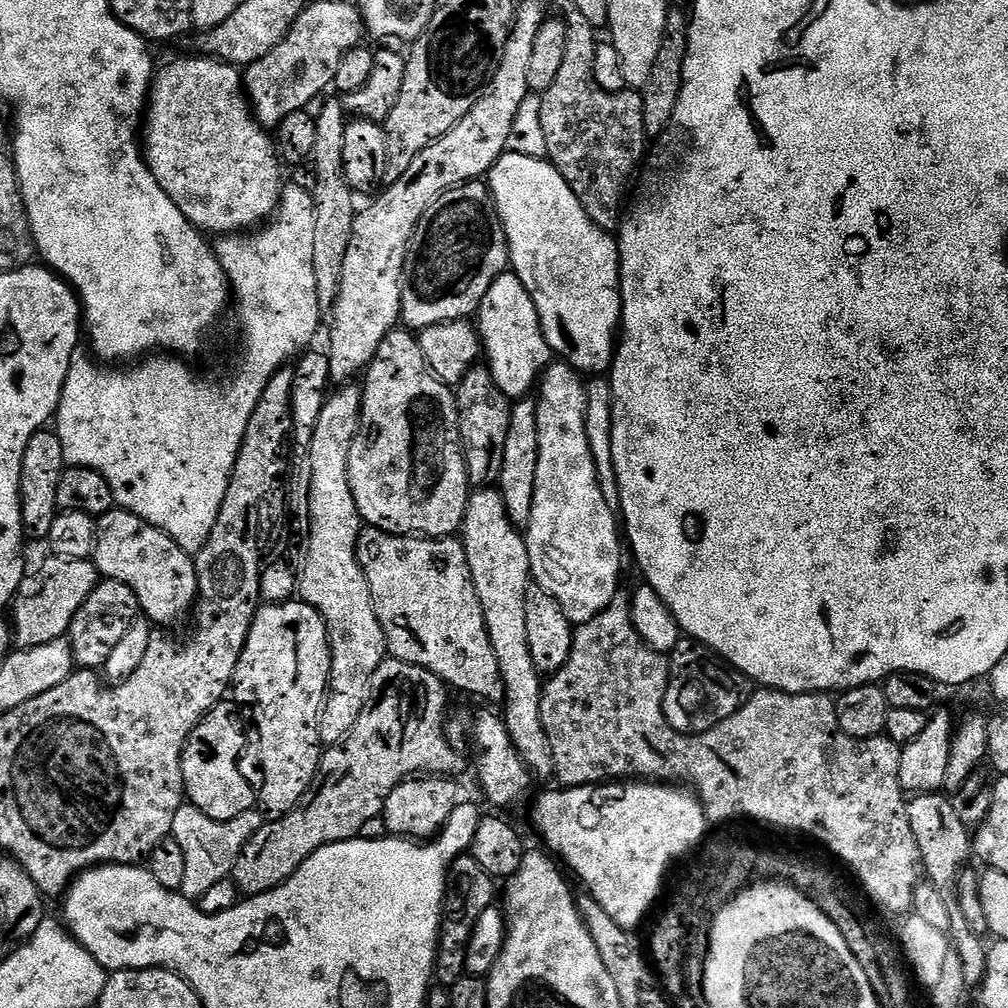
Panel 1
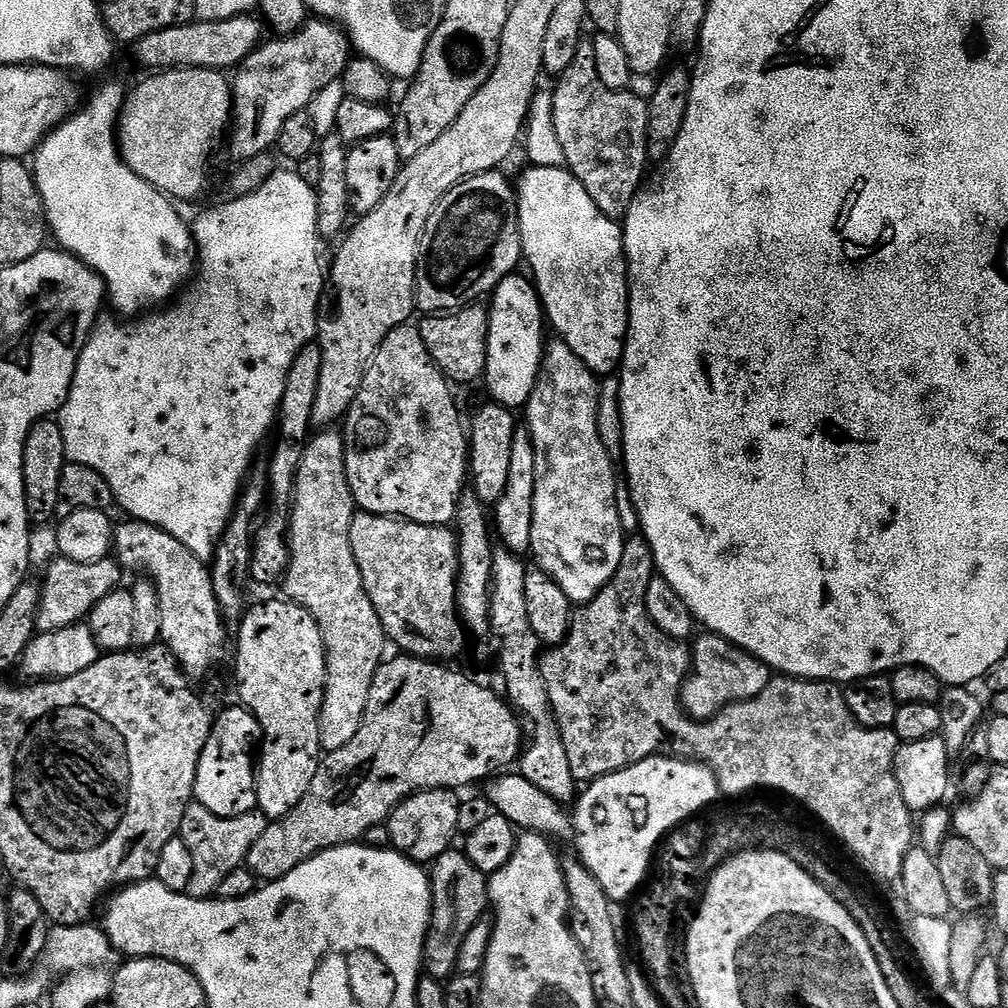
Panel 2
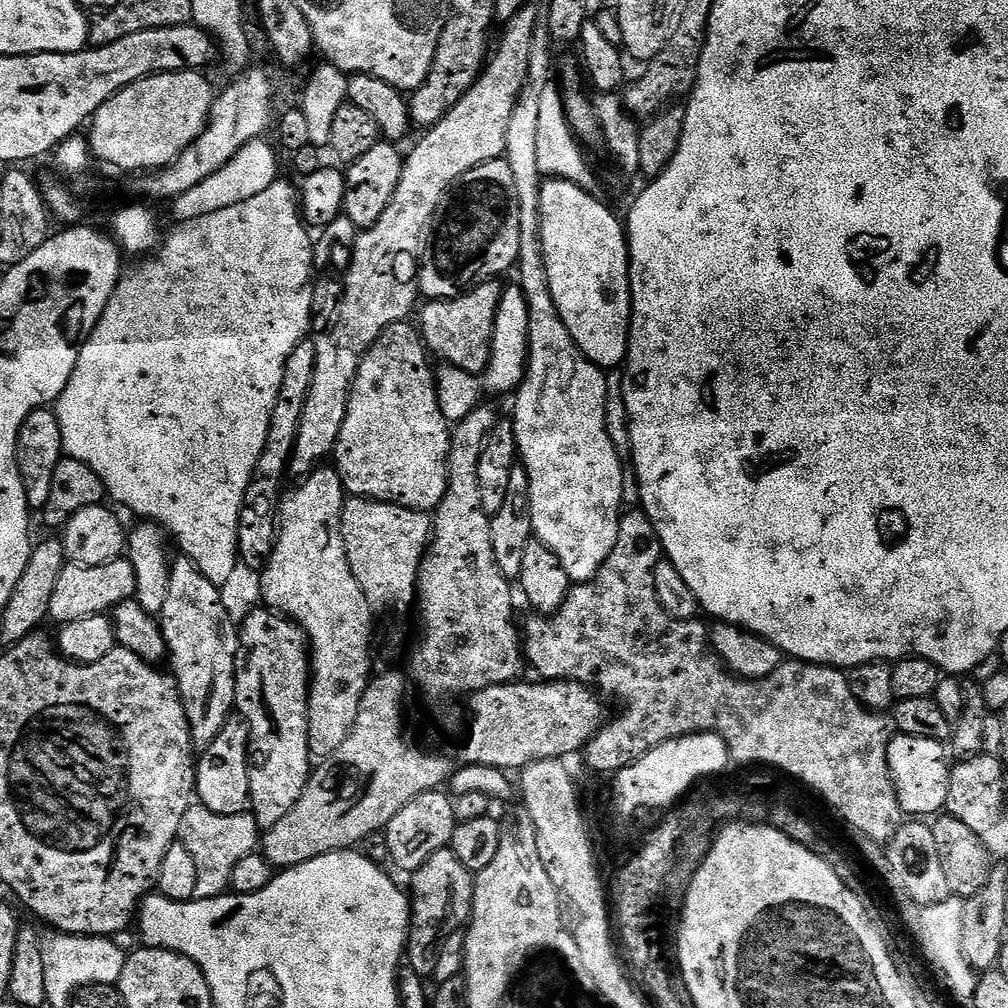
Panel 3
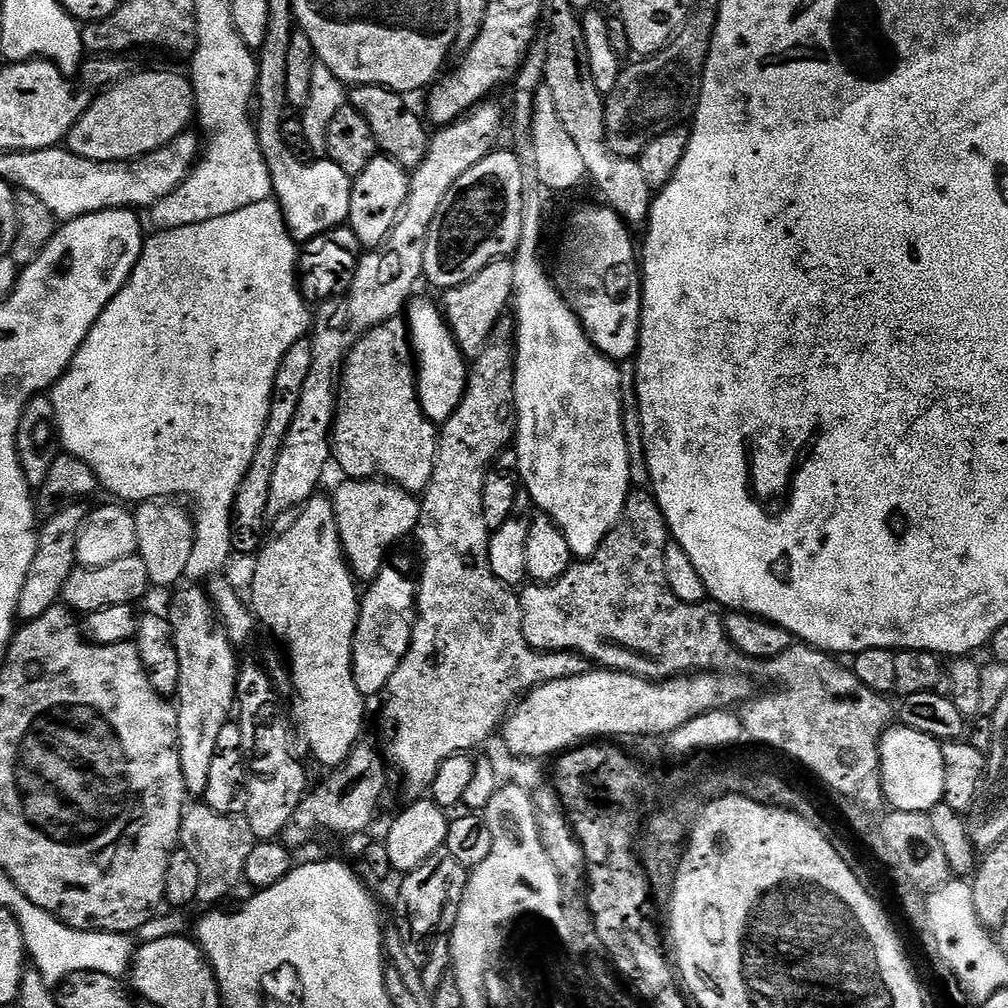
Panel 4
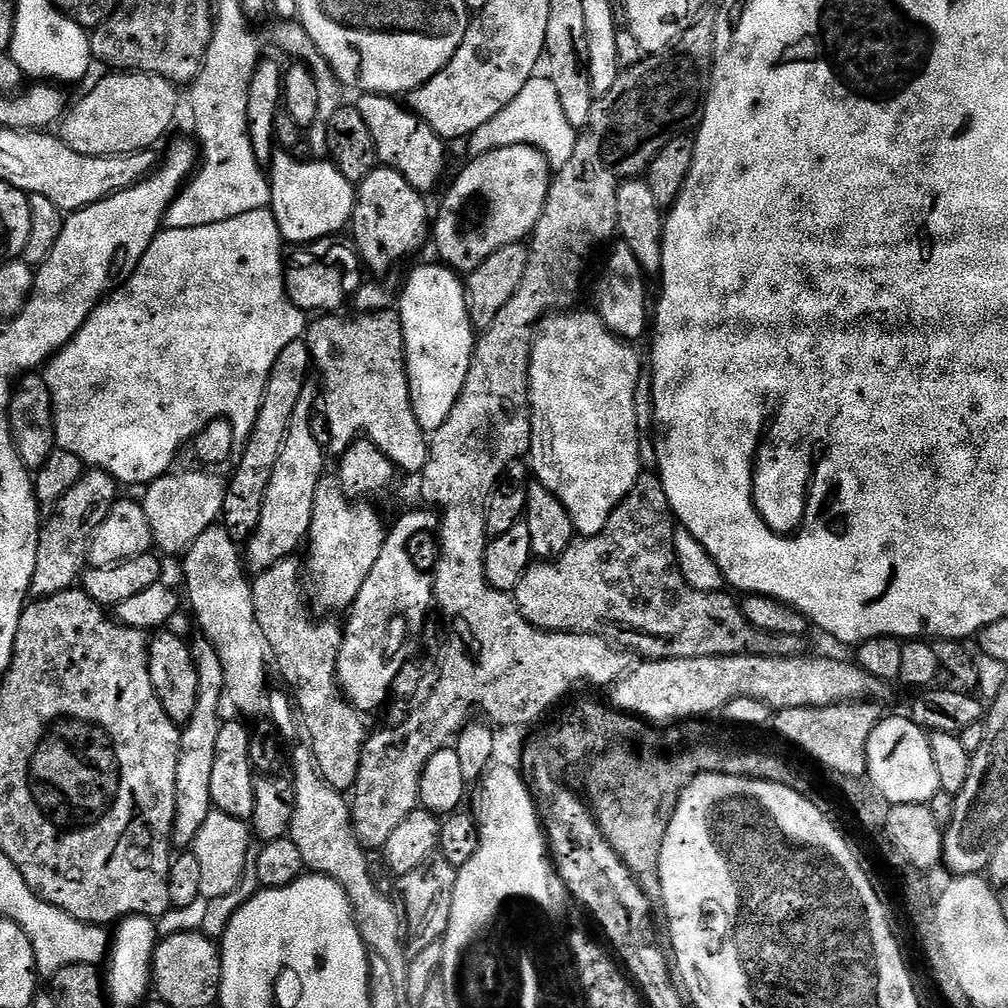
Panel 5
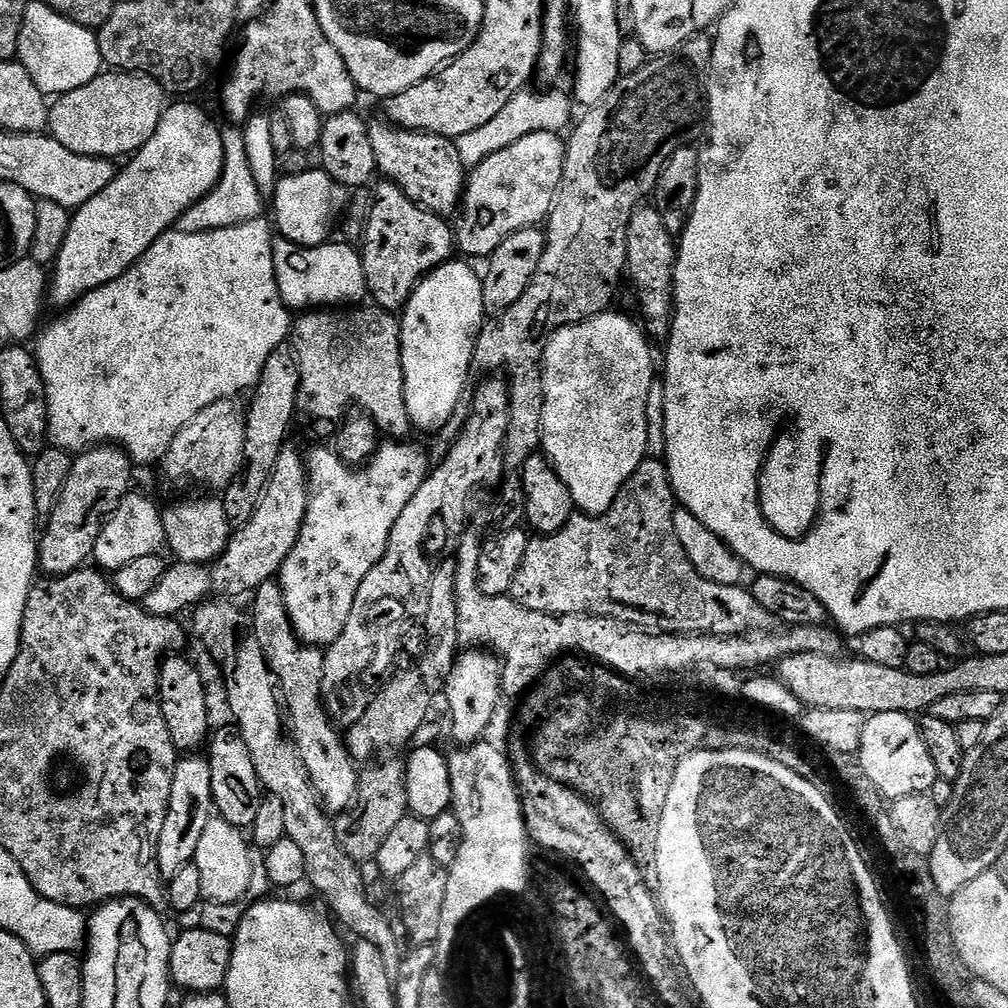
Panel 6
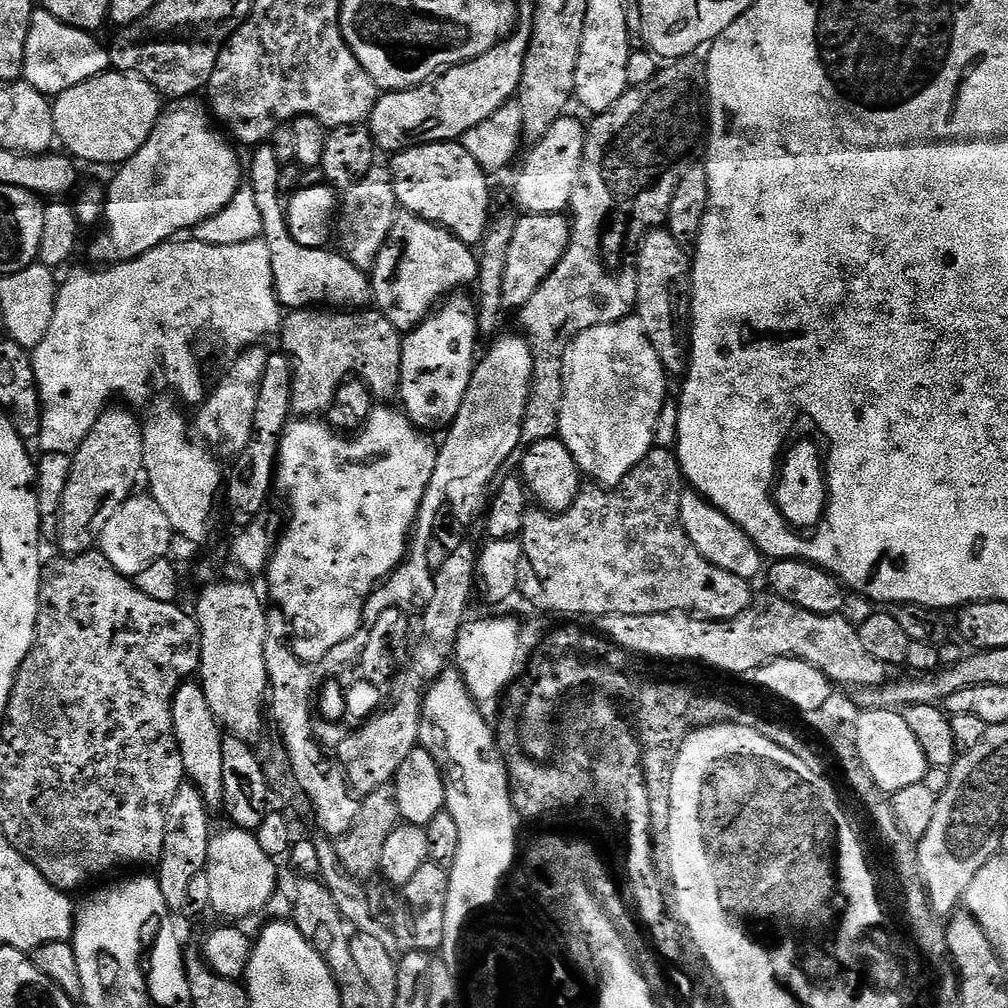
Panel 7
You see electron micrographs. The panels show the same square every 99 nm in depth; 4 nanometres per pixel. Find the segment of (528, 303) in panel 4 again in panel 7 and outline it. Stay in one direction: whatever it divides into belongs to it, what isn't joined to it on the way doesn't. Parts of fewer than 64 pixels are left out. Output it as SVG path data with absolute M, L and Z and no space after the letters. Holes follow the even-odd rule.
M625 318L613 324L599 324L569 340L564 352L564 393L558 439L574 454L574 462L578 462L587 479L588 476L592 479L589 481L607 489L614 488L646 458L656 444L658 414L662 414L662 406L670 396L668 380L669 373L664 371L654 346L650 346L650 338L646 338L640 320Z

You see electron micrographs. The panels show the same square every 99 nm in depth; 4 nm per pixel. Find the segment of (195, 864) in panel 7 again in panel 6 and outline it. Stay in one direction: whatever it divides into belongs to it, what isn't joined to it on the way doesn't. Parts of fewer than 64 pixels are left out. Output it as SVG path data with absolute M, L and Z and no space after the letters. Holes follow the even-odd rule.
M200 754L177 759L166 822L162 822L162 838L158 838L158 866L165 881L173 880L183 867L195 861L202 830L213 819L212 779L207 759Z

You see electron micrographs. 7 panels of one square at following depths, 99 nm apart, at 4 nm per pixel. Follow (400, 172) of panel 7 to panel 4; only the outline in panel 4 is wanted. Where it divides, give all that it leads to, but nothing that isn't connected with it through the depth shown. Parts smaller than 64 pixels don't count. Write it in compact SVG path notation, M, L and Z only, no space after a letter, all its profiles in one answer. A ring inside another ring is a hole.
M358 84L347 93L346 100L350 107L362 114L362 118L366 118L366 122L370 122L377 149L398 162L398 166L414 170L426 158L430 132L424 129L422 116L420 121L419 114L408 109L408 104L404 101L407 99L401 93L384 88L381 84Z

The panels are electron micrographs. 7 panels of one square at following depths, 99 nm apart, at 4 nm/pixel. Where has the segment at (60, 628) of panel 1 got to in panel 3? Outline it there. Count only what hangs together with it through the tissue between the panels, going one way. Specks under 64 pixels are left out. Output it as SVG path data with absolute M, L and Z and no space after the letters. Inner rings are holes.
M126 558L108 561L102 565L80 565L68 562L65 563L62 574L58 574L58 583L54 589L54 595L50 598L48 615L53 621L57 620L57 625L63 626L70 622L78 622L78 618L108 614L122 602L133 599L137 586L138 574L134 572L134 566Z

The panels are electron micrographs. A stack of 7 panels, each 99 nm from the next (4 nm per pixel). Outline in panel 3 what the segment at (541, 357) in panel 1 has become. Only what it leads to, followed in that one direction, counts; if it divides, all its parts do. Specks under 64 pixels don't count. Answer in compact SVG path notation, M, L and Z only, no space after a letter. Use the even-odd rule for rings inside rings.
M518 284L505 287L500 303L500 319L498 321L498 343L493 345L493 358L488 368L480 376L458 370L452 365L445 365L437 371L437 392L439 394L439 408L450 424L457 424L469 416L473 410L481 405L482 384L504 394L513 393L519 389L528 365L528 334L529 334L529 304L526 302L524 291Z

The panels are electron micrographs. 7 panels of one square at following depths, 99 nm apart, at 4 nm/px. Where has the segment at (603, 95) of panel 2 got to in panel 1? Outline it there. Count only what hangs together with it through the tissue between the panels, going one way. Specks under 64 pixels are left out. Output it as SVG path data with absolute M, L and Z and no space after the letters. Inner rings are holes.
M590 73L588 80L572 80L572 84L554 82L550 90L542 93L540 117L547 159L566 178L594 223L605 230L619 229L628 183L632 175L634 180L646 156L640 92L603 92Z

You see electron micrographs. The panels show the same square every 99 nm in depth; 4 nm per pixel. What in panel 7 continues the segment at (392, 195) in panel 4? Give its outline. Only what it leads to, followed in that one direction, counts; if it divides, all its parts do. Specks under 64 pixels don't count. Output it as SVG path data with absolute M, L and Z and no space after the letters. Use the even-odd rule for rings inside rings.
M401 211L370 270L372 304L401 334L407 334L429 317L439 296L444 298L464 290L467 284L475 285L479 269L477 253L447 228Z

